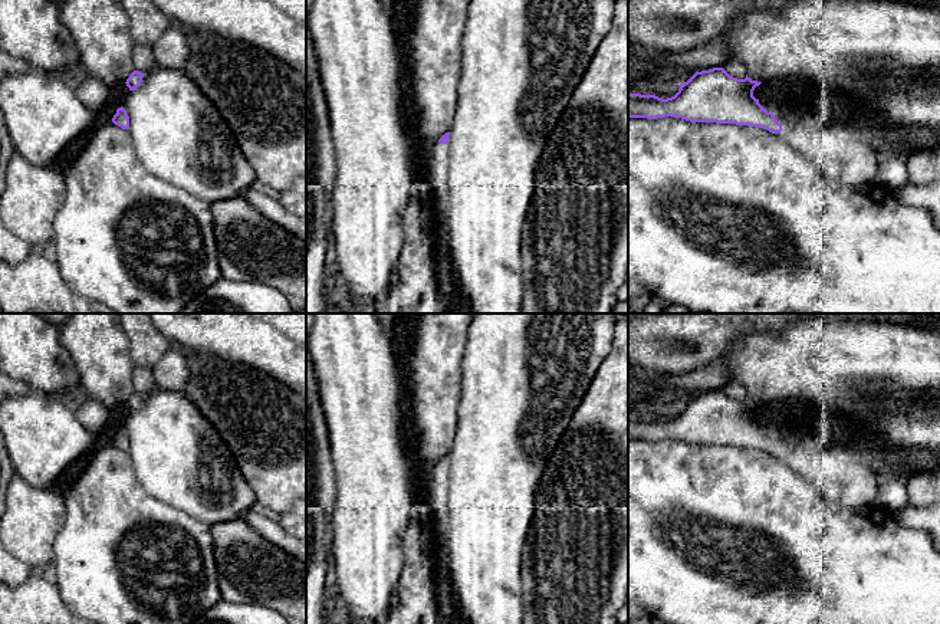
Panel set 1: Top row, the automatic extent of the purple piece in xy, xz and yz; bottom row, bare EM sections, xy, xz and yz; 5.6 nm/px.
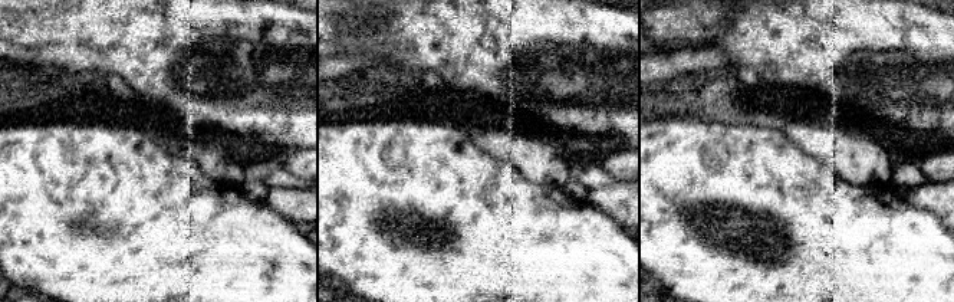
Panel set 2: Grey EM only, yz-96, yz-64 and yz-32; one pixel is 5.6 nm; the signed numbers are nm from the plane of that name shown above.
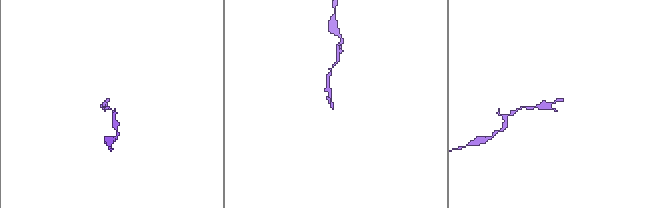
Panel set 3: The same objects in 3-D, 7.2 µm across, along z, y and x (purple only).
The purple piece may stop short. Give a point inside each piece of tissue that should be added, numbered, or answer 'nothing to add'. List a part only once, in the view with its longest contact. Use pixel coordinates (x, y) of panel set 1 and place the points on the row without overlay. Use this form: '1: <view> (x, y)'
1: yz (837, 473)

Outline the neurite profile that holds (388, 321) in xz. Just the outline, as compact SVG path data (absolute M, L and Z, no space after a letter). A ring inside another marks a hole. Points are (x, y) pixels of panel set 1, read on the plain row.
M375 313L384 331L392 338L394 328L398 325L397 313Z

